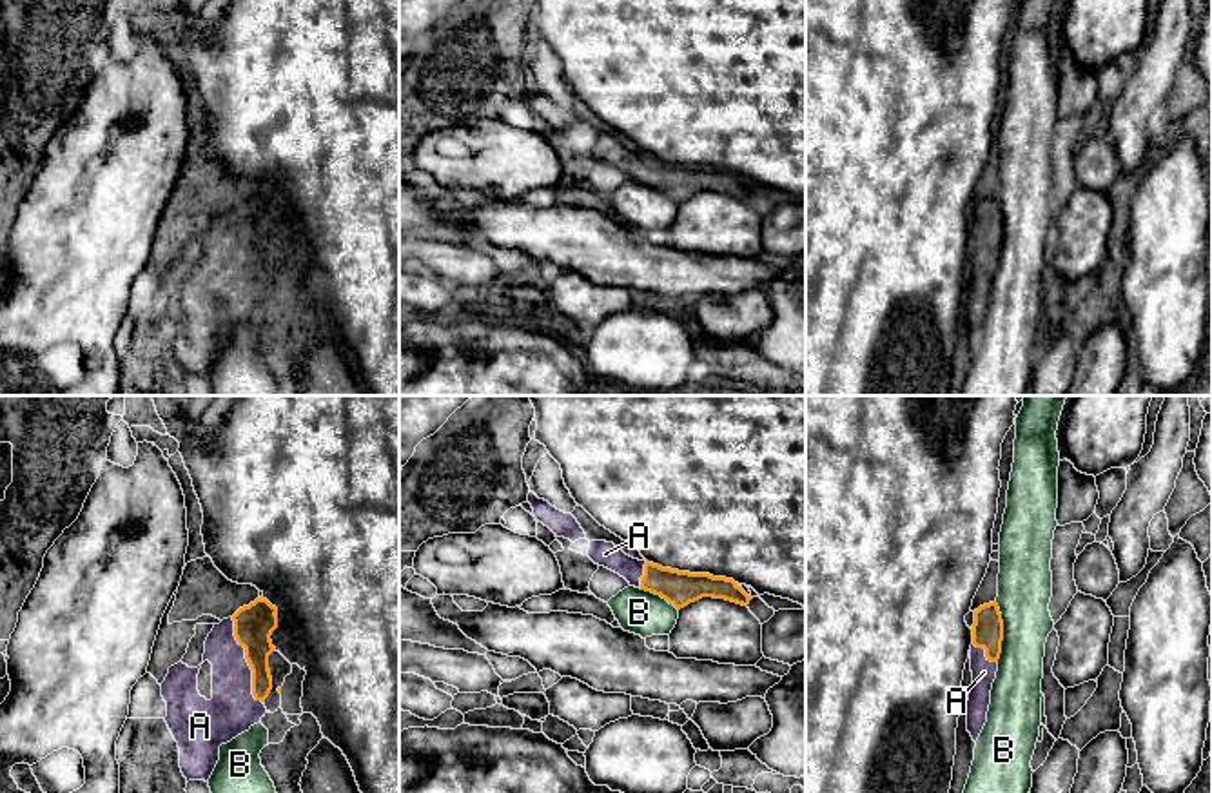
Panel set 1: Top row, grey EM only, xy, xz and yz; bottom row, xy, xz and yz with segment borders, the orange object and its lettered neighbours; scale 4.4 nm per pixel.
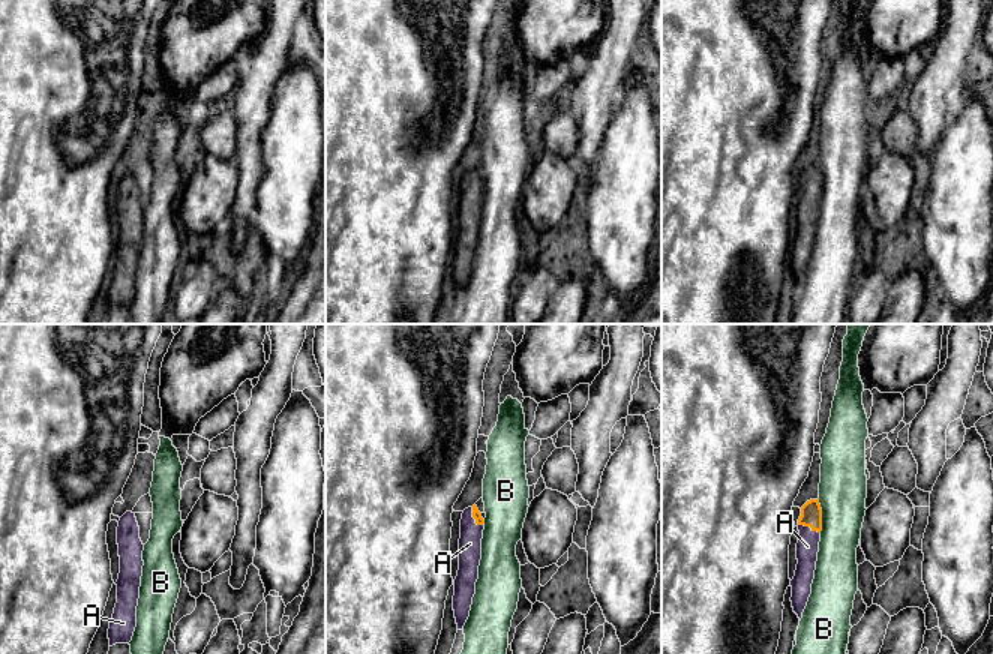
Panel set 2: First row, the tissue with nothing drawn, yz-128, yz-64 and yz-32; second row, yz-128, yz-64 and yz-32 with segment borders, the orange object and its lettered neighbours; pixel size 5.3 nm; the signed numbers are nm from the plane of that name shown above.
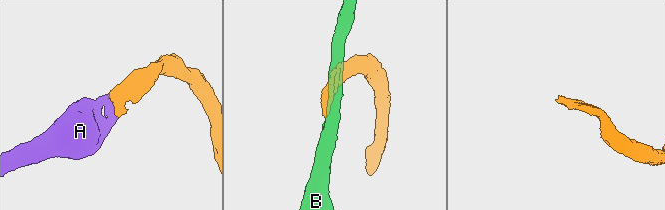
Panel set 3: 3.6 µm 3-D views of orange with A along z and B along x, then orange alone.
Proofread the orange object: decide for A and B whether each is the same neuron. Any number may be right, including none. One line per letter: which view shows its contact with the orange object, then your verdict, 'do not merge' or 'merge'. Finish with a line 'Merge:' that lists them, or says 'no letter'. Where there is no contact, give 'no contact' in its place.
A: meets orange in xy; merge
B: meets orange in yz; do not merge
Merge: A

